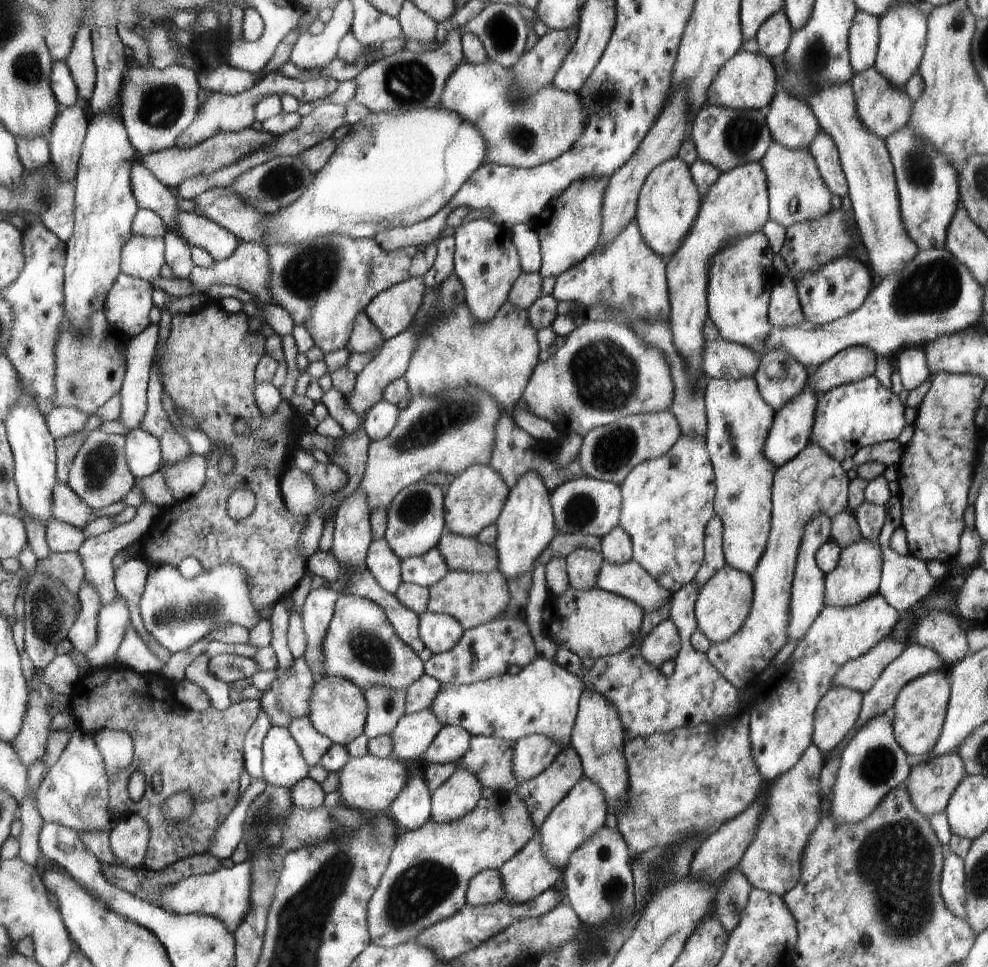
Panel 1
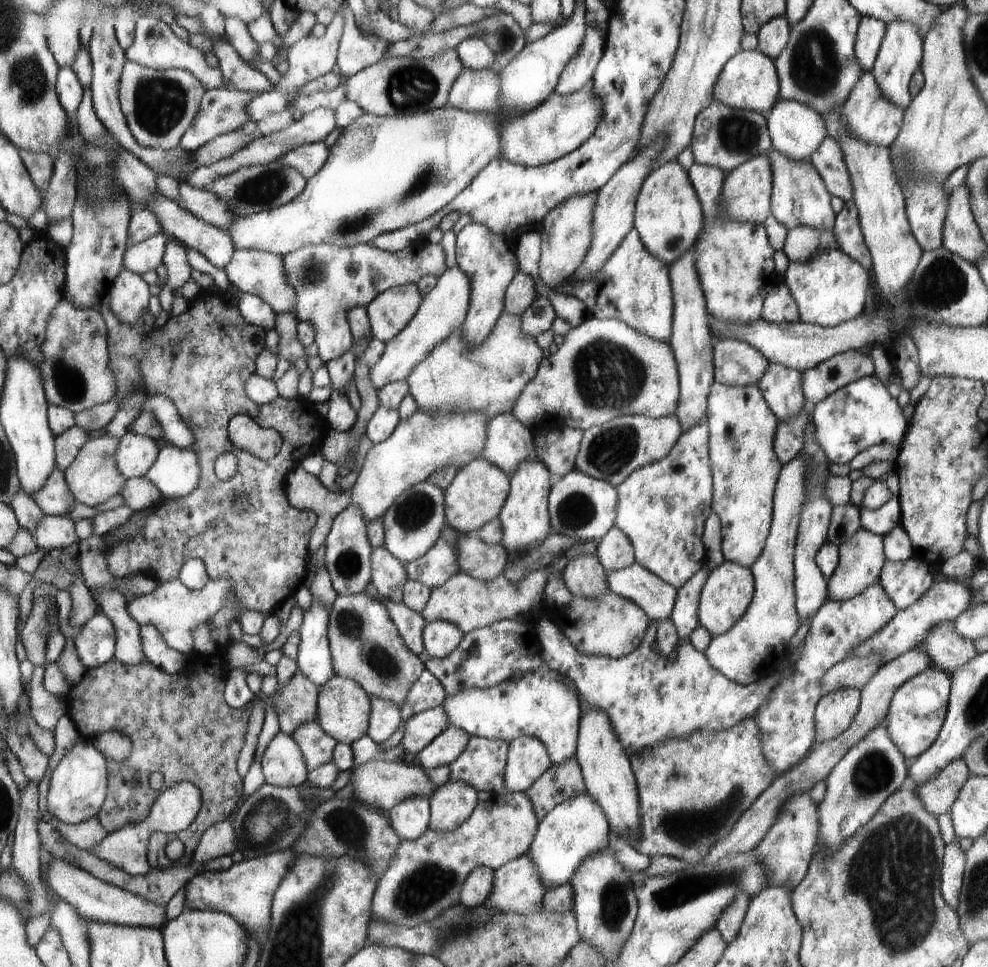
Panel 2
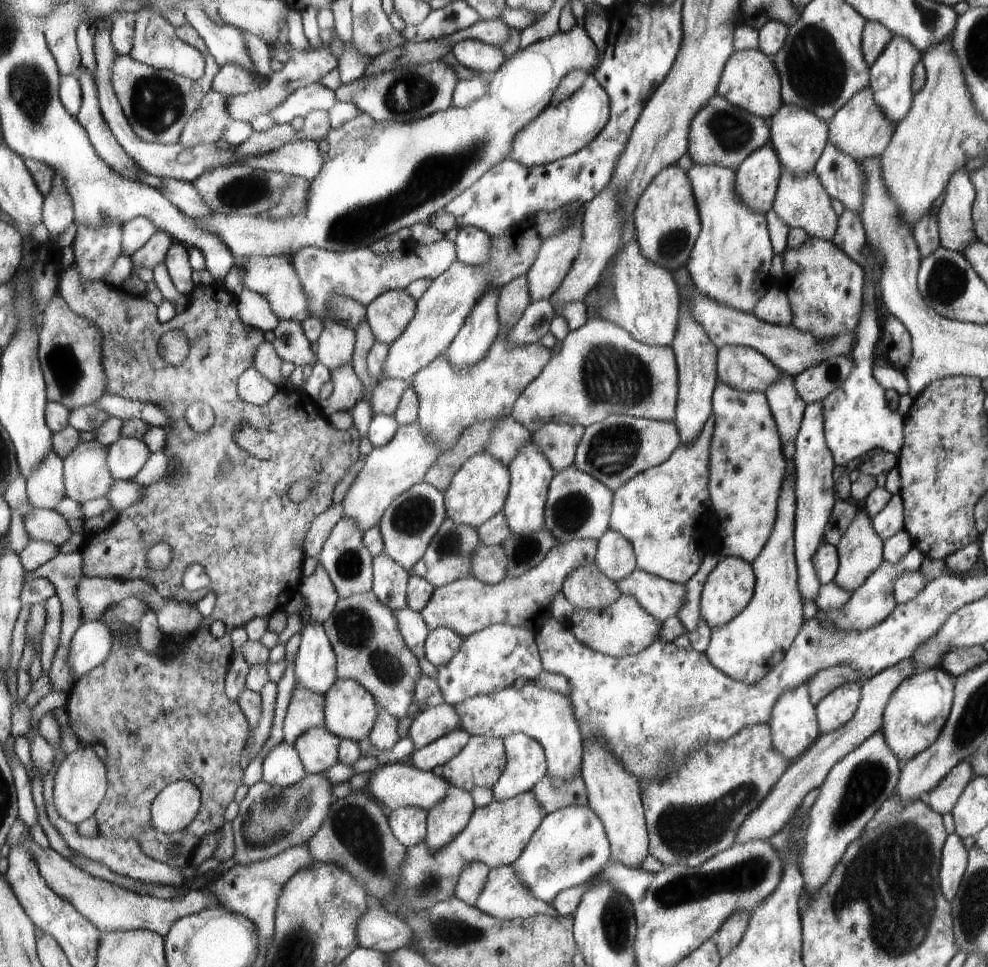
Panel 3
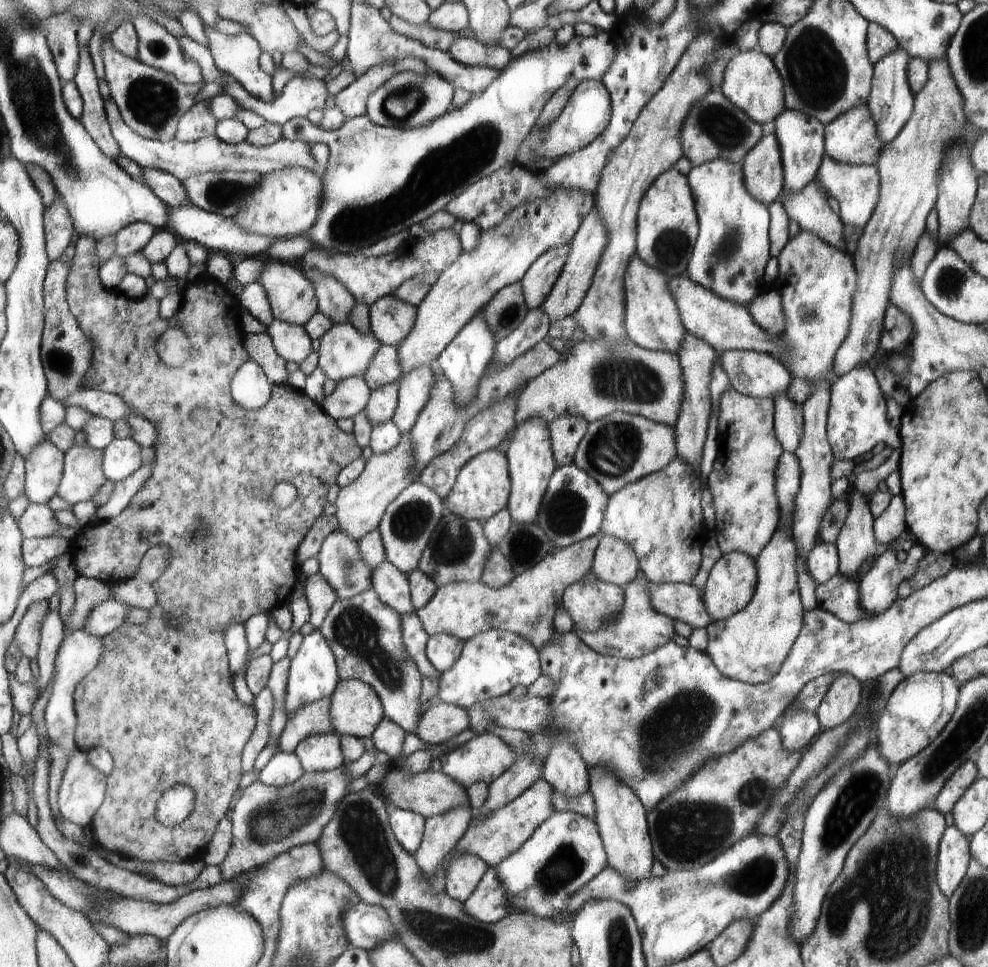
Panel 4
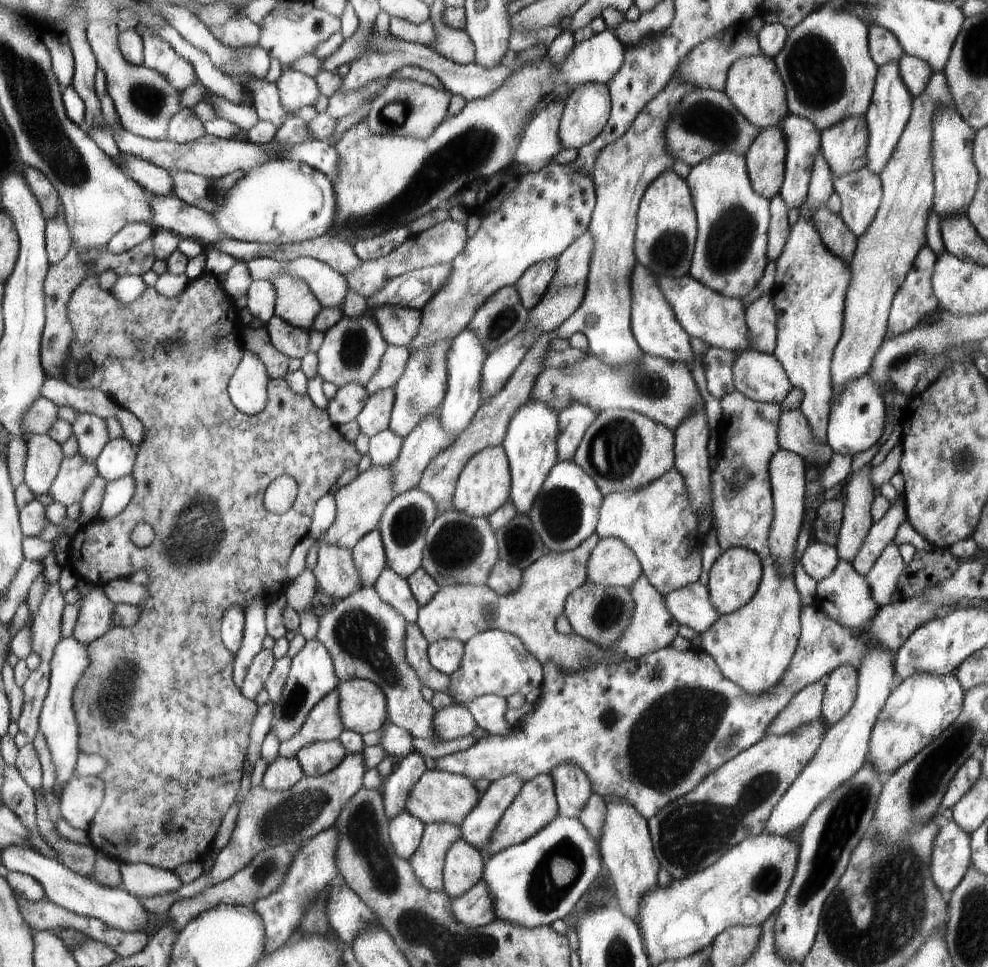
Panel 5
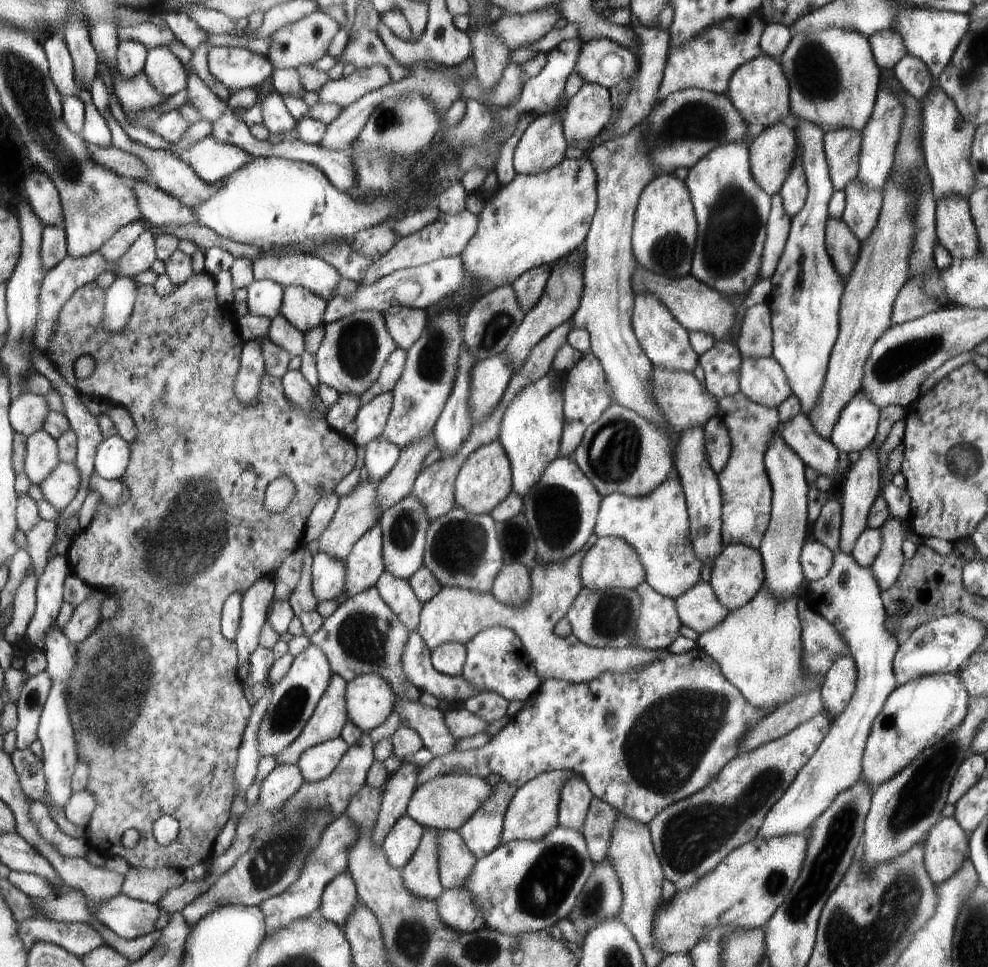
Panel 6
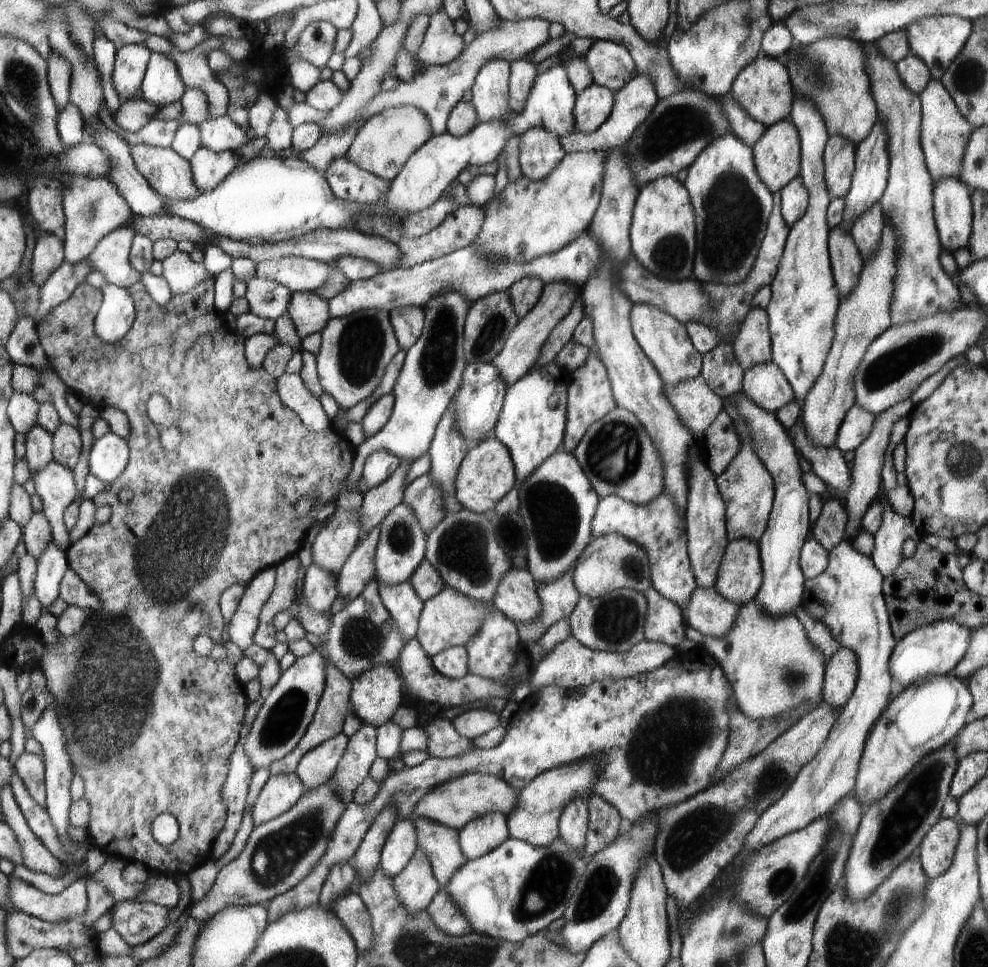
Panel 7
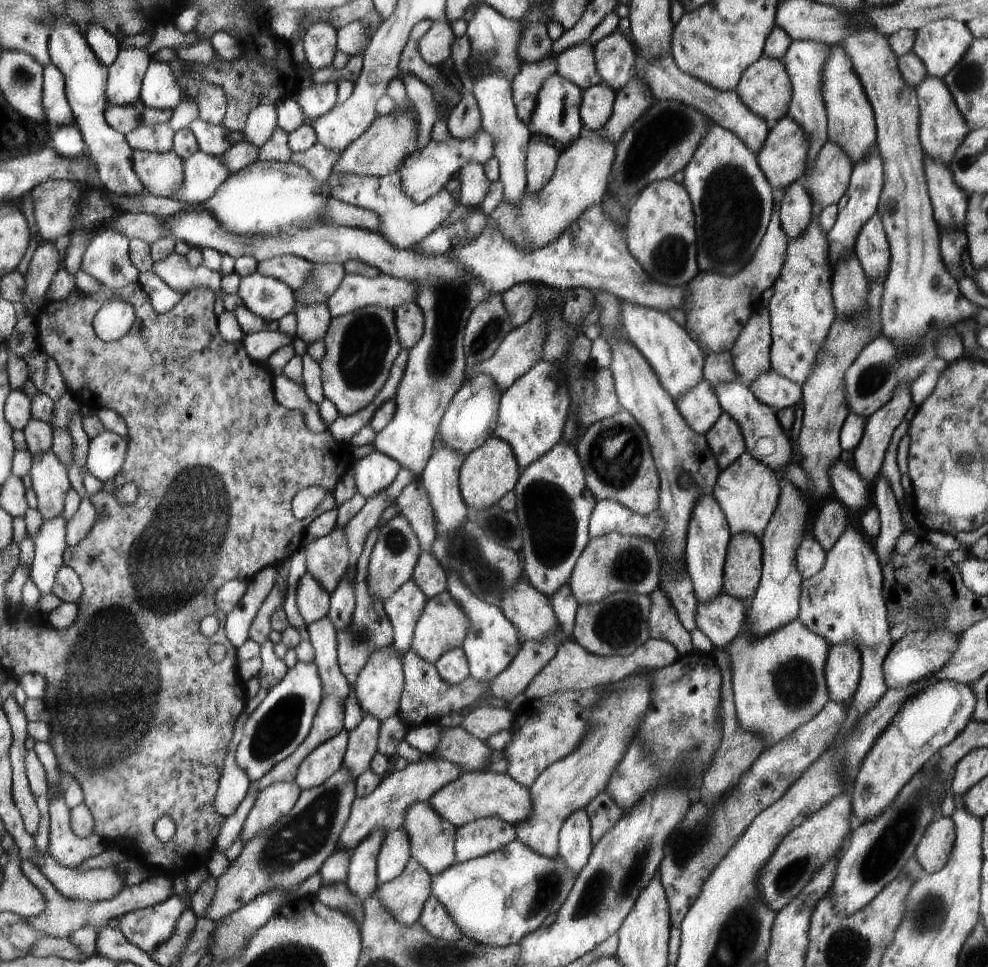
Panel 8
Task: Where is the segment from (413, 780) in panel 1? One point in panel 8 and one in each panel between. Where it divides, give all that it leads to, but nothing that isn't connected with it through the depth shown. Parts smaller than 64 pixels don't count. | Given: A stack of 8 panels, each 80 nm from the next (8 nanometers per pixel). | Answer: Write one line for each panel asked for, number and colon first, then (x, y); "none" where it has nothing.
2: (411, 818)
3: (409, 824)
4: (408, 826)
5: (406, 831)
6: (401, 843)
7: (402, 843)
8: (396, 852)

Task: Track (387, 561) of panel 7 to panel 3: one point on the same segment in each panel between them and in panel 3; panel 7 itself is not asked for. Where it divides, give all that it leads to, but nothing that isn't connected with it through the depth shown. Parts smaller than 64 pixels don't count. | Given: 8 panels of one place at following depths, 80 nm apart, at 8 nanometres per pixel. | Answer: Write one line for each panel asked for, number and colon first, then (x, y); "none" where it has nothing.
3: (412, 519)
4: (409, 521)
5: (403, 526)
6: (404, 527)

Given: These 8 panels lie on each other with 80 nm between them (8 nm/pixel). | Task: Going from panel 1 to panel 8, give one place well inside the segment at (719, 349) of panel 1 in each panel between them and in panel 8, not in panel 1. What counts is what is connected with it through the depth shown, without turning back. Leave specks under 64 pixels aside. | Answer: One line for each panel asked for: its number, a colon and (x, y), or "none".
2: (736, 362)
3: (741, 367)
4: (752, 373)
5: (759, 376)
6: (762, 380)
7: (765, 385)
8: (772, 389)

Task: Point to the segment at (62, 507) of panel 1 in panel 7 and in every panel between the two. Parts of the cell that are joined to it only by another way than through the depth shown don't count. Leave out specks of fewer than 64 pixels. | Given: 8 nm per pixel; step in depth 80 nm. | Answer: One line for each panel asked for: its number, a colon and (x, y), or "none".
2: (57, 498)
3: (47, 487)
4: (45, 468)
5: (45, 459)
6: (44, 455)
7: (40, 455)

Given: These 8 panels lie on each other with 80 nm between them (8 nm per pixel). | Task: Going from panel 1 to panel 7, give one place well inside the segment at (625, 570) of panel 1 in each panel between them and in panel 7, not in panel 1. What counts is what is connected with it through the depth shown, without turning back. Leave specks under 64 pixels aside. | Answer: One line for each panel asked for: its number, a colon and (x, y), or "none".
2: (656, 597)
3: (661, 598)
4: (680, 601)
5: (692, 606)
6: (699, 609)
7: (708, 612)

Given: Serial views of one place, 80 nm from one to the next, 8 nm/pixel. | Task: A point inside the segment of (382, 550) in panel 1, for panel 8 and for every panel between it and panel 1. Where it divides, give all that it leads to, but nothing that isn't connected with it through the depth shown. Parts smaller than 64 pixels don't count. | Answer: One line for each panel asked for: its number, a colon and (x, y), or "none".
2: (388, 575)
3: (390, 580)
4: (393, 587)
5: (393, 589)
6: (399, 595)
7: (402, 601)
8: (404, 607)

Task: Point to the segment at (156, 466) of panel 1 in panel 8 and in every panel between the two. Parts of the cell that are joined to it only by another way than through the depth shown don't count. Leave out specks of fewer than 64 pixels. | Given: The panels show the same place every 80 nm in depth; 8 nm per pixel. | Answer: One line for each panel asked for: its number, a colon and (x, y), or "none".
2: (138, 453)
3: (128, 457)
4: (123, 457)
5: (118, 460)
6: (114, 456)
7: (110, 456)
8: (108, 454)

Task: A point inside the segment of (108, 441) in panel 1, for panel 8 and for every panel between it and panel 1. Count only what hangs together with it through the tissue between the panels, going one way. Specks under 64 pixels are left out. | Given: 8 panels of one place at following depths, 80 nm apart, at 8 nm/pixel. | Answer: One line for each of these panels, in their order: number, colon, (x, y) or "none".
2: (95, 477)
3: (88, 474)
4: (84, 477)
5: (77, 473)
6: (62, 487)
7: (57, 486)
8: (51, 480)

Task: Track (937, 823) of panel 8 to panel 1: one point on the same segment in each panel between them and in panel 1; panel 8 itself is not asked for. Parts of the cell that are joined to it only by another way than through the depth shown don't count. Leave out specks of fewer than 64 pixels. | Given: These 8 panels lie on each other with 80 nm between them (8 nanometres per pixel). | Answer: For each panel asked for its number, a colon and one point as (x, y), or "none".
1: (953, 886)
2: (955, 861)
3: (955, 854)
4: (955, 854)
5: (951, 861)
6: (946, 846)
7: (936, 854)

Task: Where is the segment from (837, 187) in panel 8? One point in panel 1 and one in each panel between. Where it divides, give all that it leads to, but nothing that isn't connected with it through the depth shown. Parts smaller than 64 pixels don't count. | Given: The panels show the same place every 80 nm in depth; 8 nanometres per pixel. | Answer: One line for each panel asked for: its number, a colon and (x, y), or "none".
1: (884, 108)
2: (868, 115)
3: (861, 129)
4: (853, 138)
5: (844, 146)
6: (843, 147)
7: (840, 155)

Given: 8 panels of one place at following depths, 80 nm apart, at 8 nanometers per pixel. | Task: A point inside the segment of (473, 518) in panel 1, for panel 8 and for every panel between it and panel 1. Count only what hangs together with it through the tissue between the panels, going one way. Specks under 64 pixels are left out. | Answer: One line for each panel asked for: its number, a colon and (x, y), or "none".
2: (478, 491)
3: (479, 490)
4: (482, 488)
5: (484, 484)
6: (484, 481)
7: (487, 475)
8: (491, 471)

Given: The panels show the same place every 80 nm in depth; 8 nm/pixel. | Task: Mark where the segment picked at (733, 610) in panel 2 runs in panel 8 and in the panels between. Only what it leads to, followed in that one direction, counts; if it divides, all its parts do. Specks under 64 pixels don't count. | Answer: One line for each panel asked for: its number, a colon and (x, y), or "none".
3: (728, 589)
4: (730, 585)
5: (735, 577)
6: (737, 577)
7: (740, 578)
8: (743, 570)

